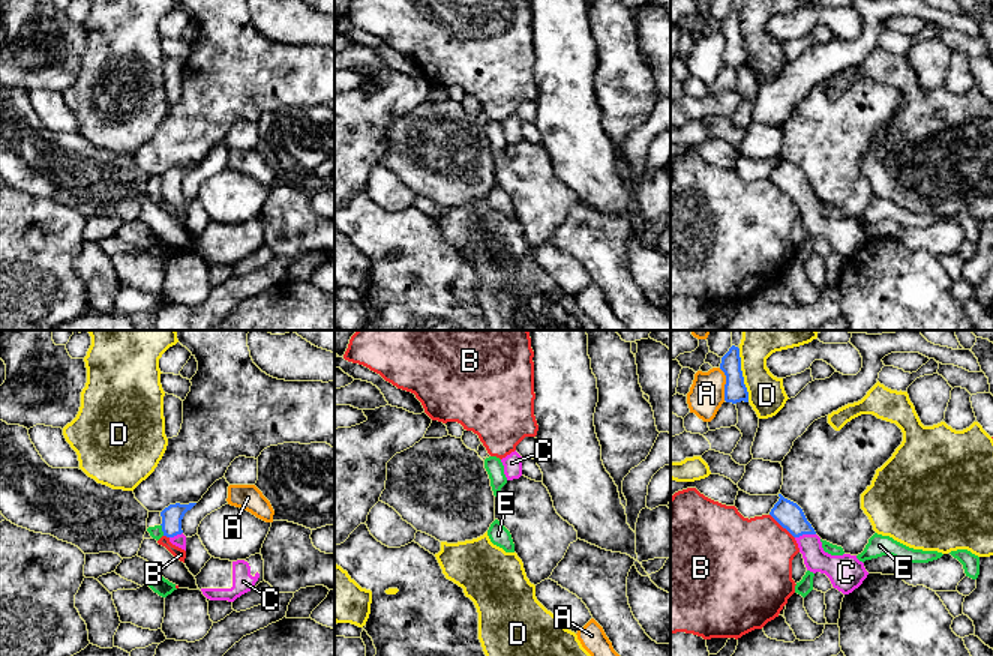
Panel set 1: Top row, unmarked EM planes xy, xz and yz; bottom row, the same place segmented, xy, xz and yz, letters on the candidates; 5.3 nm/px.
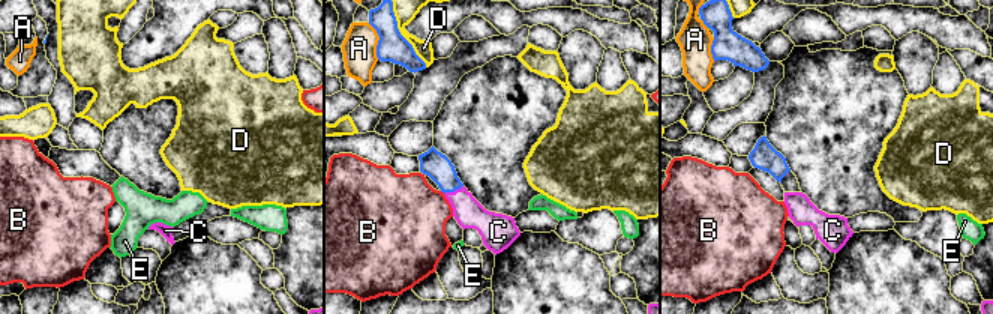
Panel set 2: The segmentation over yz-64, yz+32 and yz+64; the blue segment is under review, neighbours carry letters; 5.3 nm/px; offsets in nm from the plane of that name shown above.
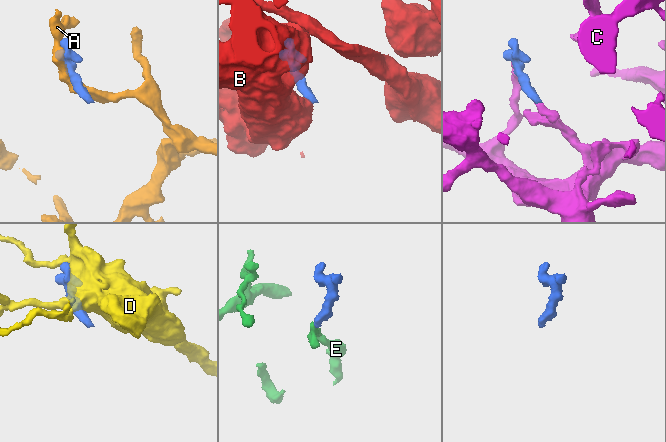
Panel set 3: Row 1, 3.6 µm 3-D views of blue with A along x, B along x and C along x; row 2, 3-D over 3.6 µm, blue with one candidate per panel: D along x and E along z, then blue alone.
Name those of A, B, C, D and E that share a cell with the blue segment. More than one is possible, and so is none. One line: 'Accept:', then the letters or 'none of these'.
Accept: C

